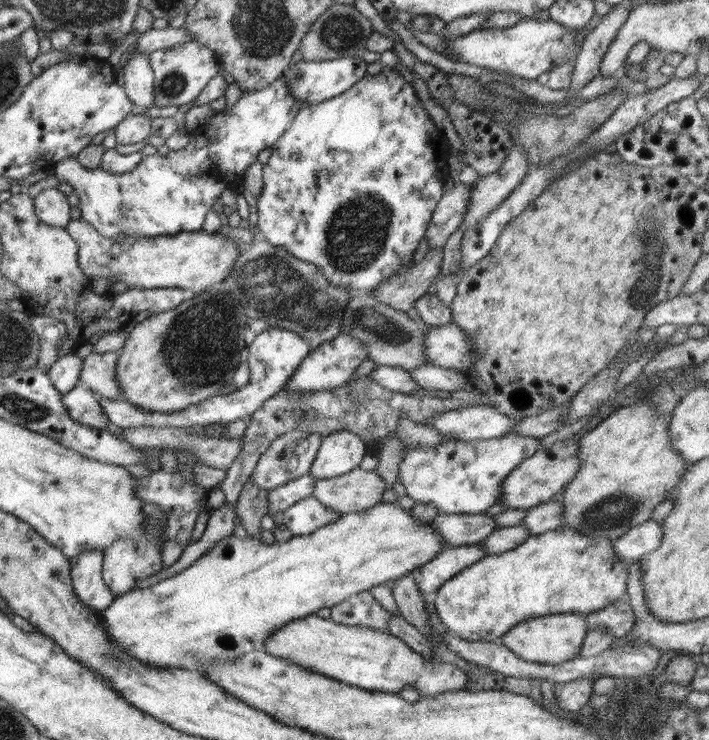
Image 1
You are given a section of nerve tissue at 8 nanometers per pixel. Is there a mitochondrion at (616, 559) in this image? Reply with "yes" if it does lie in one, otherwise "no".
no

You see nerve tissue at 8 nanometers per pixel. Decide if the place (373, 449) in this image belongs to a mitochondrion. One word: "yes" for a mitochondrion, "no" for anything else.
no

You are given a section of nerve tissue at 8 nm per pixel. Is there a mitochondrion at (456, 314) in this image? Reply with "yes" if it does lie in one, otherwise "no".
no

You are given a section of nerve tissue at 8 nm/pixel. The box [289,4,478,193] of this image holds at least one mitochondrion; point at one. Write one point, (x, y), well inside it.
(339, 33)

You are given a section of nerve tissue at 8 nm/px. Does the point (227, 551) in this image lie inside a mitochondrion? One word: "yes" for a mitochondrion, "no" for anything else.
no

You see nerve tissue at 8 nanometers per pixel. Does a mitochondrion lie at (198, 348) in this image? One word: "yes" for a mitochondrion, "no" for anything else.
yes

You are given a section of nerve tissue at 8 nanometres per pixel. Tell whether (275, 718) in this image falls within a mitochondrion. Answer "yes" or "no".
no

